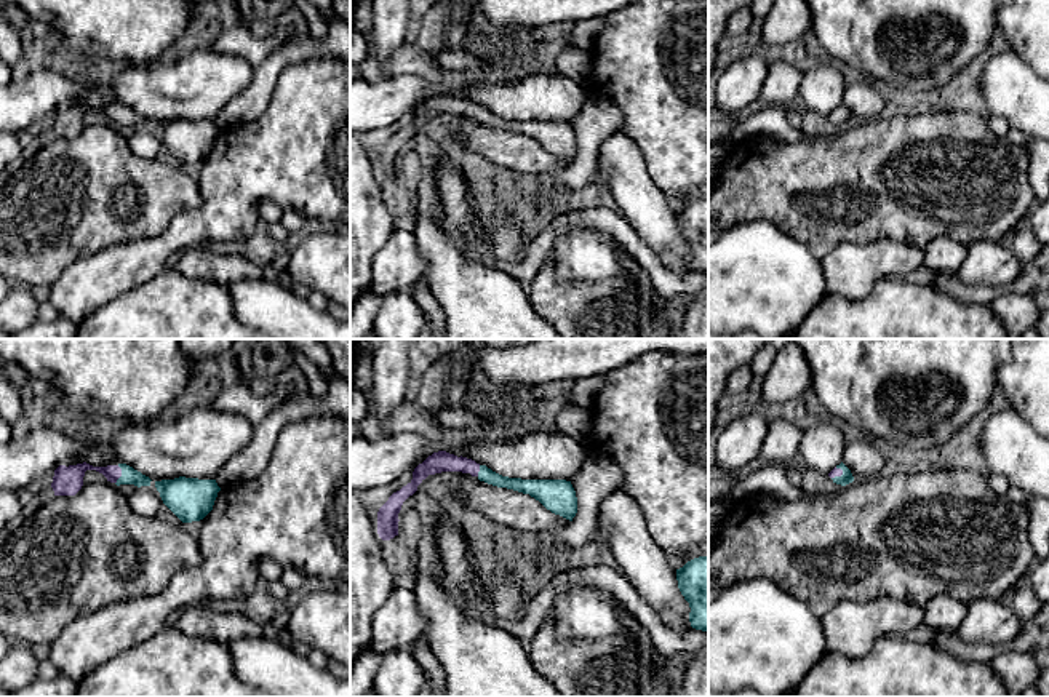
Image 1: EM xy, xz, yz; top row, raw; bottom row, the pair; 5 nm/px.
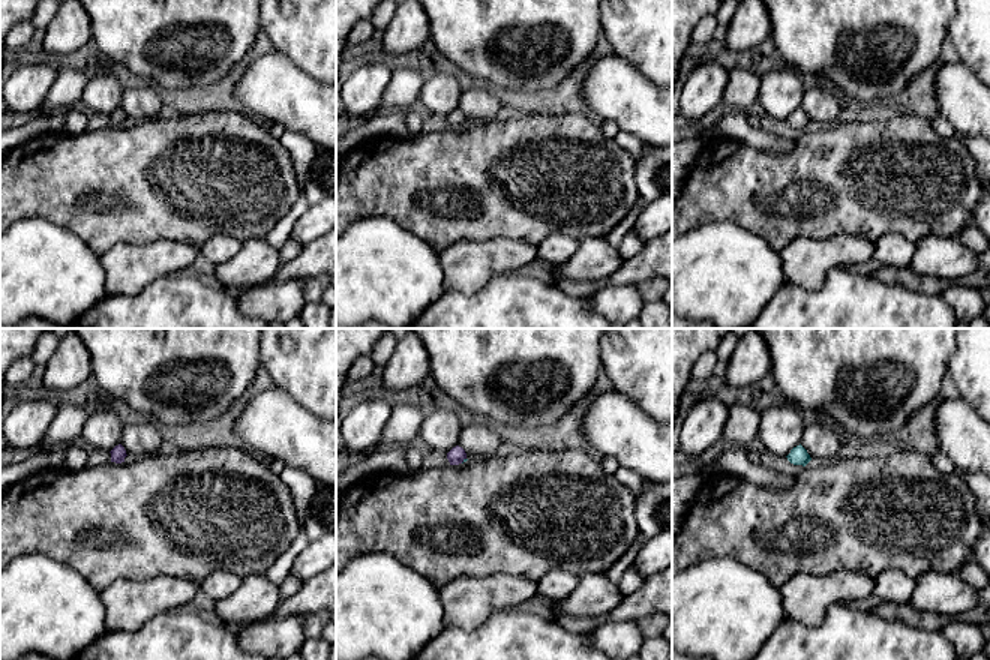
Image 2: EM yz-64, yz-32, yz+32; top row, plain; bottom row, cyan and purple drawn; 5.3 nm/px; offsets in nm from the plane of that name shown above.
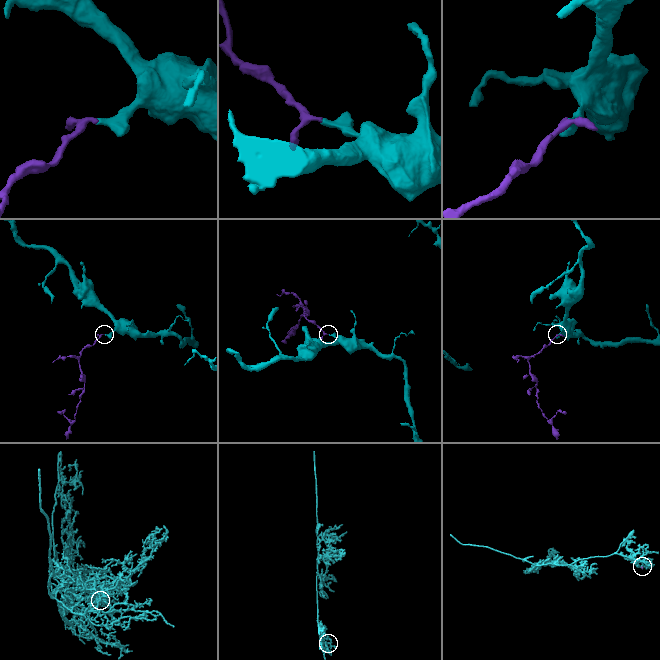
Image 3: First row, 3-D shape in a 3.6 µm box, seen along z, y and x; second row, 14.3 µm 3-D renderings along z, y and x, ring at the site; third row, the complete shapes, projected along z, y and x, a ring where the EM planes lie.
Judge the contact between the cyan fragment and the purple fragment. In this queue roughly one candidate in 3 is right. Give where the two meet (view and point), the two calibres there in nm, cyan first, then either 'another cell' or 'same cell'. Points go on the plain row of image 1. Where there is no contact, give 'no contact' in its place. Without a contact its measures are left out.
xy (122, 117) | 80/110 nm | same cell

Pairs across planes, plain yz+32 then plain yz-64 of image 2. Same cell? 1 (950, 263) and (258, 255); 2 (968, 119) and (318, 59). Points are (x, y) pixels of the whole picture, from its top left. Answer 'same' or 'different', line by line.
1: same
2: different

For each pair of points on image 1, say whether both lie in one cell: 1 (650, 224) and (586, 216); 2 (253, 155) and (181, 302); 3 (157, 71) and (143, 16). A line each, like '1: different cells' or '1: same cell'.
1: different cells
2: different cells
3: different cells

